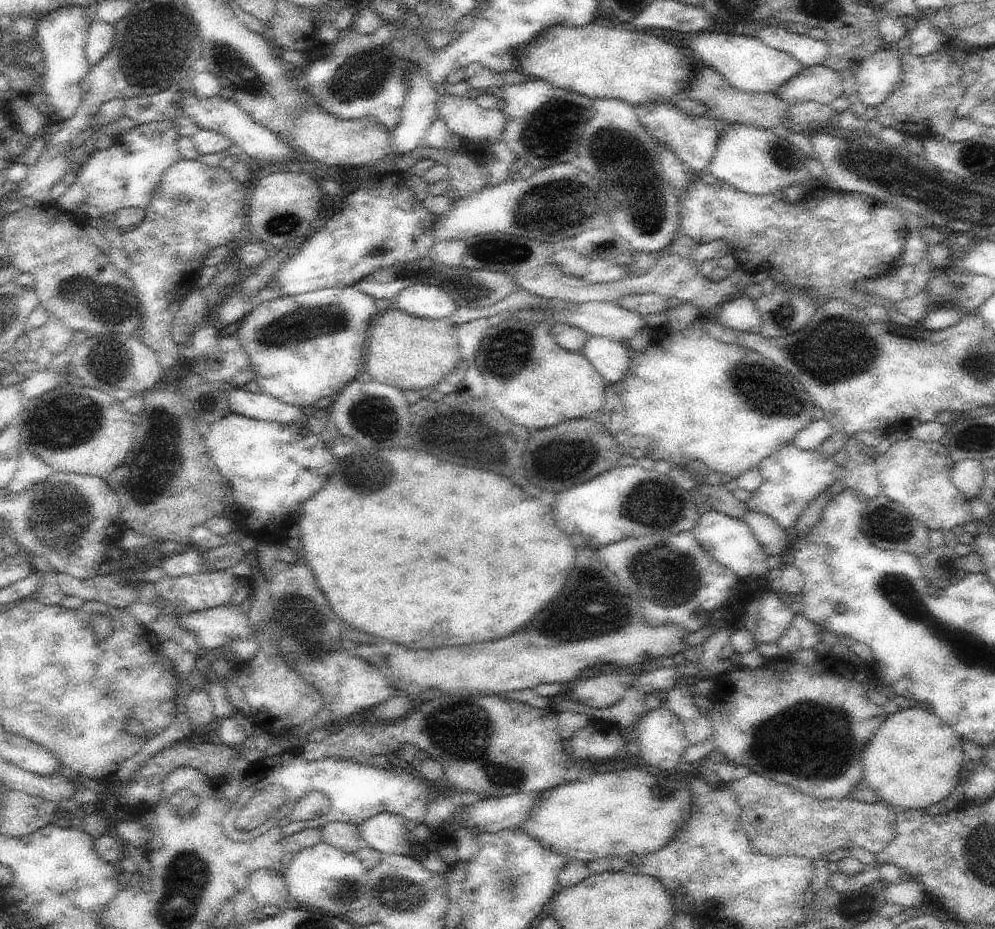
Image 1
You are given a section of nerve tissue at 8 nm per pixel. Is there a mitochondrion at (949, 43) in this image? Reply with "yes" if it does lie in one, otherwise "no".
no

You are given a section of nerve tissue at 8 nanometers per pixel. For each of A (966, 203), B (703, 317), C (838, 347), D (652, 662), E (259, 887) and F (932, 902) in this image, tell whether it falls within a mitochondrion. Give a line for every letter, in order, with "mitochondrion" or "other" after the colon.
A: mitochondrion
B: other
C: mitochondrion
D: other
E: other
F: other

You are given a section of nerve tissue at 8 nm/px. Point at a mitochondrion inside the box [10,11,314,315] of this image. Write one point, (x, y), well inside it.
(233, 66)

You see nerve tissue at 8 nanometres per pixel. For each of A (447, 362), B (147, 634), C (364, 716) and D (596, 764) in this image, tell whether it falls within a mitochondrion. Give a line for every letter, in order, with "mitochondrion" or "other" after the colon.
A: other
B: other
C: other
D: other

